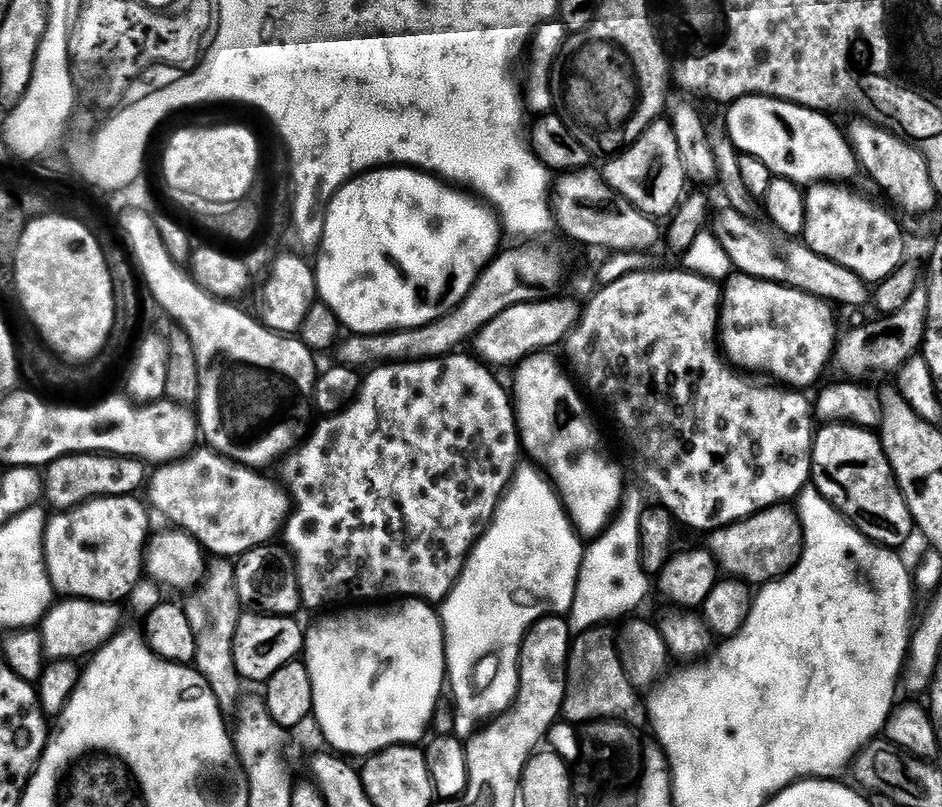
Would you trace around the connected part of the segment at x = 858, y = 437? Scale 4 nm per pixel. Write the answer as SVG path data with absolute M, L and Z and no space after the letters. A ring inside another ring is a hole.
M823 425L821 429L813 439L813 485L873 543L902 548L916 527L879 437L855 425Z

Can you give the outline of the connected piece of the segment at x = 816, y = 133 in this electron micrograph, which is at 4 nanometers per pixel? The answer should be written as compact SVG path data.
M744 96L741 100L733 100L727 105L728 120L726 120L727 136L732 140L733 146L740 154L745 156L753 156L758 158L758 162L762 162L762 166L766 166L766 170L772 172L773 177L782 180L793 180L801 186L811 186L817 182L844 182L847 181L847 176L852 176L858 172L858 161L855 152L852 151L852 146L847 135L840 133L840 128L835 124L831 115L823 112L816 112L813 108L804 108L800 104L792 104L789 100L776 100L773 96Z

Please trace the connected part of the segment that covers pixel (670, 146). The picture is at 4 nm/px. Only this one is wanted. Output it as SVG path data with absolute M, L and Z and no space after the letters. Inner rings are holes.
M667 119L654 121L642 134L642 138L638 138L638 142L634 142L625 152L609 159L605 164L608 165L602 168L602 175L616 195L623 196L639 212L644 212L648 216L671 217L685 199L686 177L682 154L678 138Z

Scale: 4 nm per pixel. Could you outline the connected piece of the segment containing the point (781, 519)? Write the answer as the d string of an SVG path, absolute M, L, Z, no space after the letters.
M788 506L763 508L745 520L734 522L725 528L718 528L707 537L707 551L724 568L729 577L742 580L749 586L763 586L772 580L779 580L796 567L804 553L804 529L799 515Z

